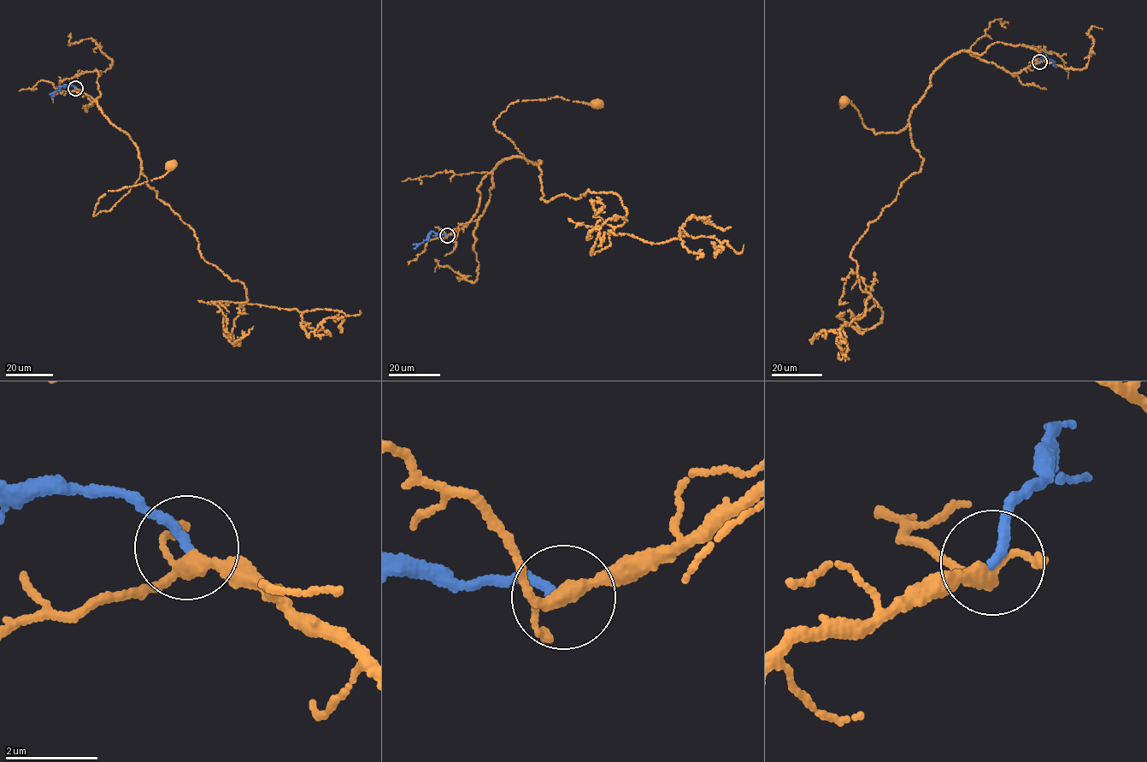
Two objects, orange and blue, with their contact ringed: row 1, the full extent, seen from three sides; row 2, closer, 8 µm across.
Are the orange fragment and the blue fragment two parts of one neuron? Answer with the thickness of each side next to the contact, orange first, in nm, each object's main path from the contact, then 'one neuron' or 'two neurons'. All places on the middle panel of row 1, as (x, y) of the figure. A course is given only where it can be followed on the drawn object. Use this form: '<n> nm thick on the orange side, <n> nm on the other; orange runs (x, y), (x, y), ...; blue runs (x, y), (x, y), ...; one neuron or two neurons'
240 nm thick on the orange side, 220 nm on the other; orange runs (447, 235), (470, 220), (478, 186), (500, 162), (541, 162), (495, 128), (510, 103), (596, 103); blue runs (447, 235), (432, 231), (413, 248); one neuron

